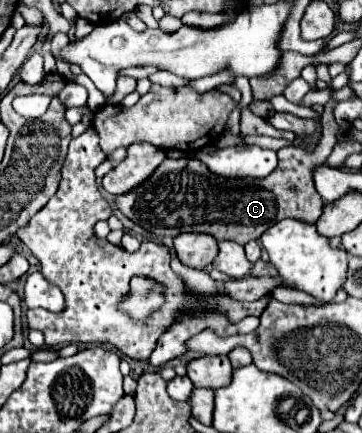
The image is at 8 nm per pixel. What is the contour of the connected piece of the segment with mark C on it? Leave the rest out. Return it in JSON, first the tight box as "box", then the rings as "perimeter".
{"box":[117,99,337,245],"perimeter":[[[331,99],[324,106],[321,125],[325,125],[325,135],[321,135],[317,147],[307,153],[301,147],[283,147],[279,149],[277,169],[263,179],[225,179],[213,175],[205,163],[199,159],[167,159],[157,167],[157,171],[131,193],[117,197],[117,207],[133,223],[145,227],[157,237],[169,235],[177,237],[185,231],[211,233],[217,241],[229,239],[241,245],[251,239],[259,239],[273,223],[293,217],[305,223],[317,223],[323,213],[323,199],[317,195],[313,185],[313,169],[327,161],[337,143],[337,129],[333,108],[335,100]]]}

